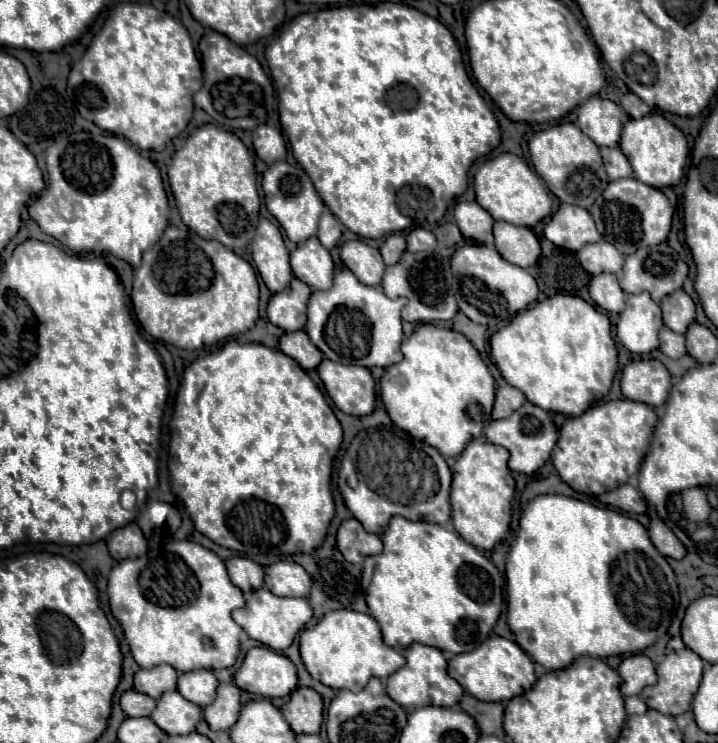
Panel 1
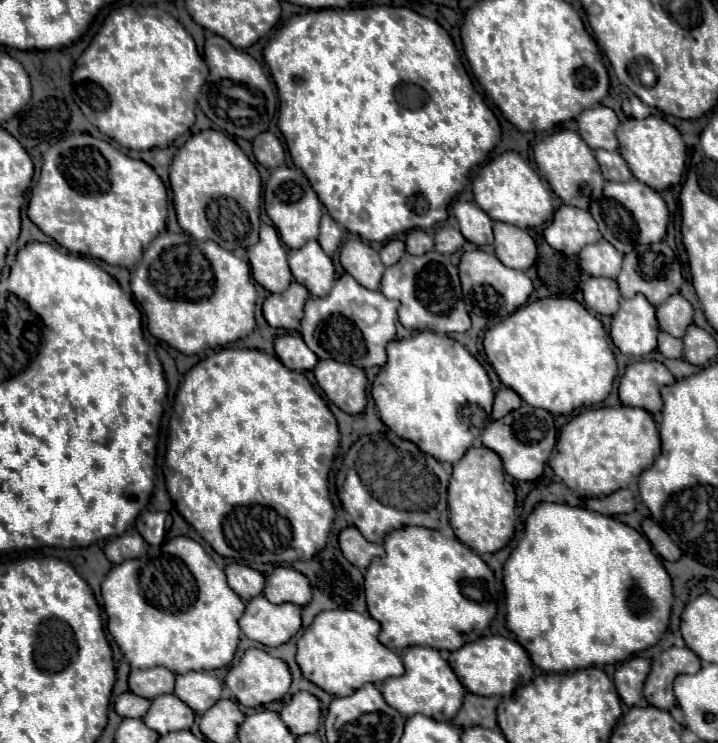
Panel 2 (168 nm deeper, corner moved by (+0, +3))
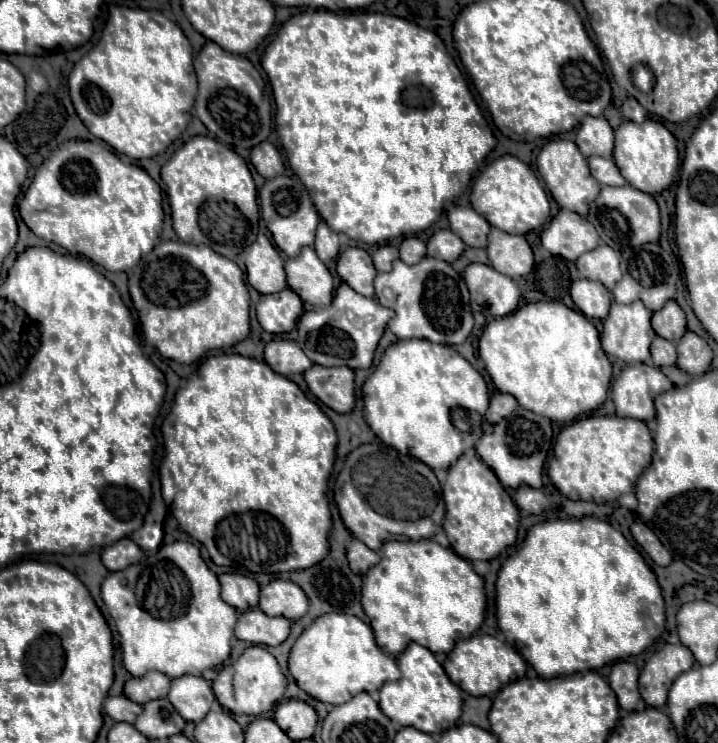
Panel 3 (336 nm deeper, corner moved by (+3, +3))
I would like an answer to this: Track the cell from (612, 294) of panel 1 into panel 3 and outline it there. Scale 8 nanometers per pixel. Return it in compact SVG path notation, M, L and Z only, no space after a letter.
M575 280L571 284L571 298L587 318L603 320L611 306L611 292L593 280Z

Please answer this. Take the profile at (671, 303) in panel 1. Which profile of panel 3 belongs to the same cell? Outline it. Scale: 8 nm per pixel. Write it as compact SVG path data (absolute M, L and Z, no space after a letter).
M669 300L659 312L655 312L651 322L655 332L671 342L679 342L683 338L683 332L687 332L685 312L673 300Z

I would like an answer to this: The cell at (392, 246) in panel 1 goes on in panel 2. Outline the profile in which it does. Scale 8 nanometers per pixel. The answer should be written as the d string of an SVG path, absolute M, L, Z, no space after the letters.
M390 240L386 246L382 246L380 258L382 258L384 266L392 266L392 264L396 264L402 258L404 252L406 250L404 250L404 242L402 240Z

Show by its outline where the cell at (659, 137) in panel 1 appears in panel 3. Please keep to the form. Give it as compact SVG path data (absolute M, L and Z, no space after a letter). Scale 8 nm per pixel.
M647 118L641 124L635 122L623 122L615 130L615 150L613 158L617 168L623 172L623 178L641 192L647 194L659 194L667 190L679 170L679 152L677 152L677 140L673 134L661 124L651 118Z

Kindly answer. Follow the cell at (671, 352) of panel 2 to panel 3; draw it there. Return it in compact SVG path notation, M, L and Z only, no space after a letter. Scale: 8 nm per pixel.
M655 336L653 342L651 342L651 358L653 358L653 364L657 368L673 366L675 360L677 360L677 348L675 348L675 344L671 340Z

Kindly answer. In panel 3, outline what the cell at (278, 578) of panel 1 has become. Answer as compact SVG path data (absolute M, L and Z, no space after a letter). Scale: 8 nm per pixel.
M273 580L261 588L259 610L267 616L297 620L307 612L307 606L309 602L305 592L291 580Z

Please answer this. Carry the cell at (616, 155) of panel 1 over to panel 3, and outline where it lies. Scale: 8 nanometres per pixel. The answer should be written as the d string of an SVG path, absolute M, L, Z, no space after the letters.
M591 156L589 158L589 170L599 184L605 184L605 186L625 186L627 184L627 180L621 176L619 168L615 166L613 158Z

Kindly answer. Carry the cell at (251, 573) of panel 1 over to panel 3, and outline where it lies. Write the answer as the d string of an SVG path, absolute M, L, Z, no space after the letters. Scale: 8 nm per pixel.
M221 574L221 598L239 612L257 608L259 584L241 574Z

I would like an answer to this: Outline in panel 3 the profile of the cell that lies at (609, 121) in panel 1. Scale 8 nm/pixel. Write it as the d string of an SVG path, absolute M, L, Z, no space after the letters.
M599 116L599 118L583 118L579 130L577 130L577 138L575 144L579 146L581 154L585 158L589 156L603 156L603 158L611 158L613 154L613 128L609 126L609 122Z

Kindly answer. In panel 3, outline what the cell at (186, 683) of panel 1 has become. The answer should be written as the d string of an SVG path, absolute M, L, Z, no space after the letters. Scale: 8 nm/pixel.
M181 676L171 682L169 696L175 710L187 722L199 722L215 702L211 684L201 676Z

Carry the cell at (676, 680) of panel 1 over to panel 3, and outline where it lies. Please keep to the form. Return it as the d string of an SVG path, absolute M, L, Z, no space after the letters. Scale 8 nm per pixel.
M667 644L655 652L639 674L639 692L647 706L665 708L667 692L673 680L693 666L695 658L689 648L681 644Z

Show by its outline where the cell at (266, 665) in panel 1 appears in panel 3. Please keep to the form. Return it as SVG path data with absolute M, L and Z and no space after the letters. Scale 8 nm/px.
M251 646L237 658L237 662L219 670L217 678L211 682L211 688L215 692L217 702L231 714L261 716L275 708L277 700L283 696L288 683L277 660L265 648Z

